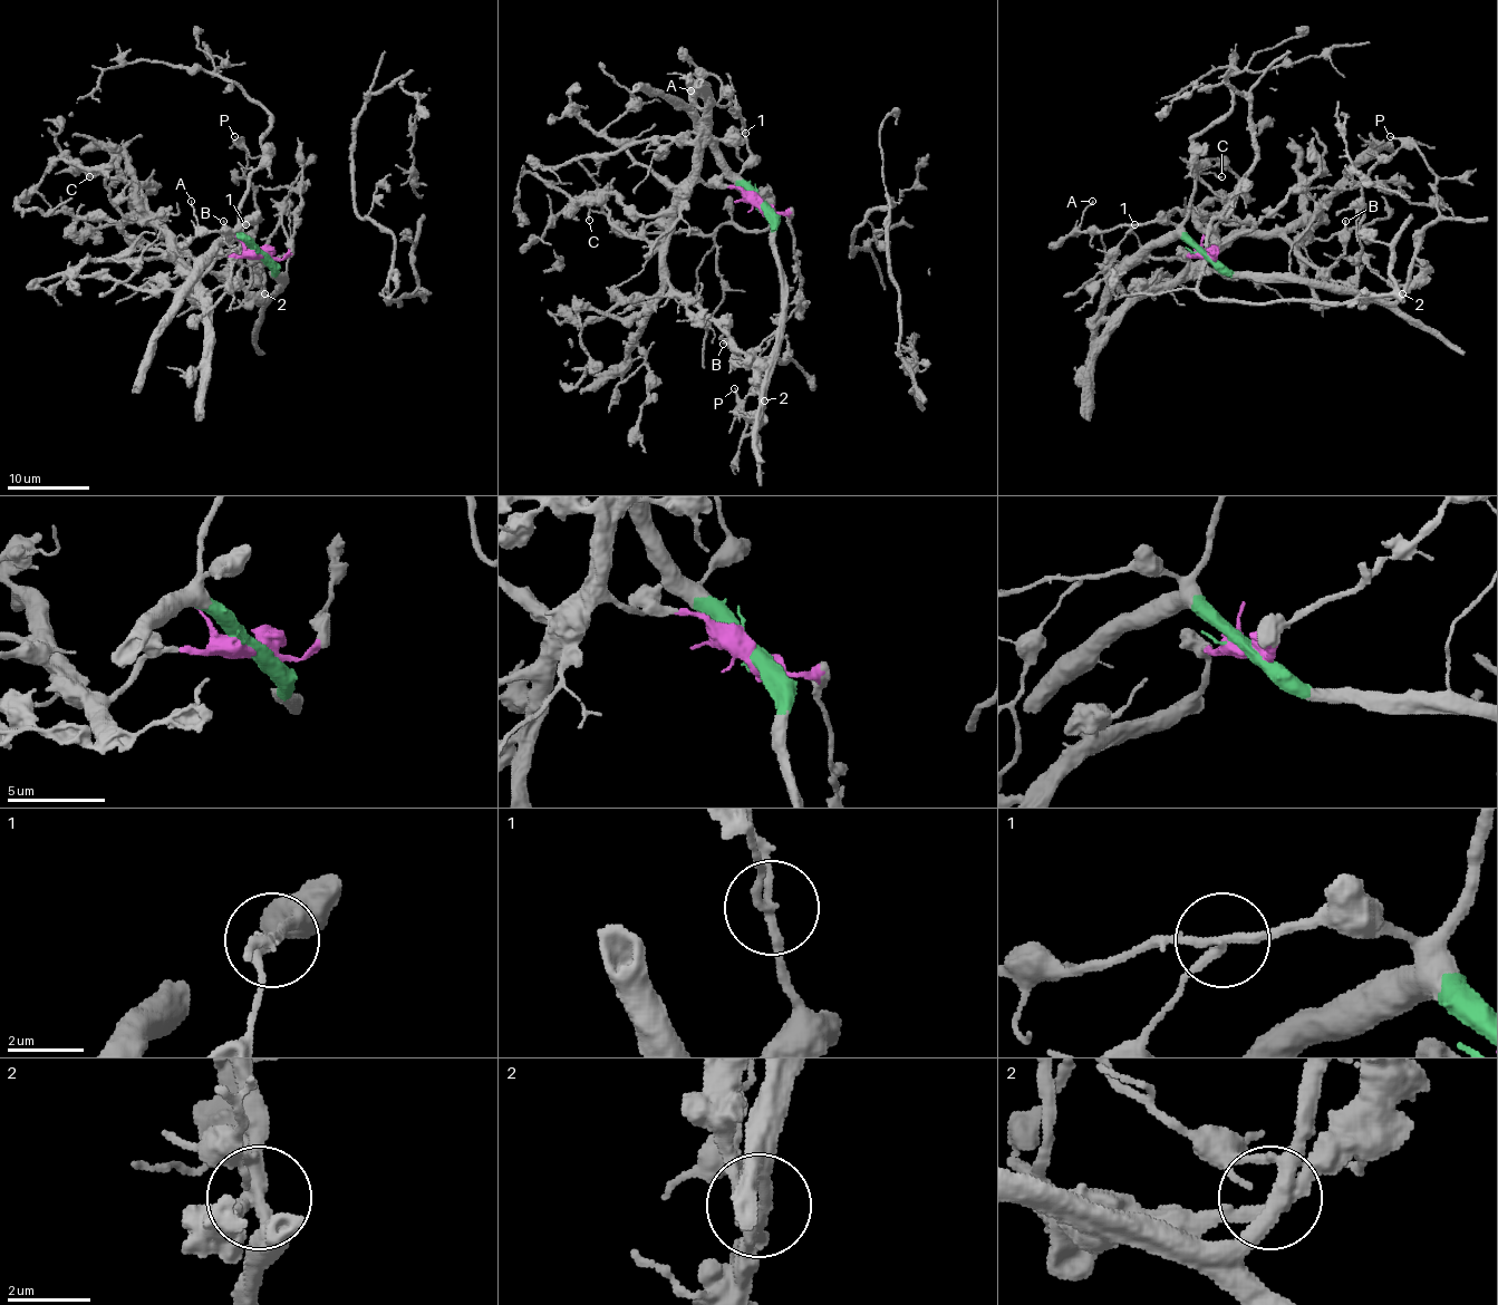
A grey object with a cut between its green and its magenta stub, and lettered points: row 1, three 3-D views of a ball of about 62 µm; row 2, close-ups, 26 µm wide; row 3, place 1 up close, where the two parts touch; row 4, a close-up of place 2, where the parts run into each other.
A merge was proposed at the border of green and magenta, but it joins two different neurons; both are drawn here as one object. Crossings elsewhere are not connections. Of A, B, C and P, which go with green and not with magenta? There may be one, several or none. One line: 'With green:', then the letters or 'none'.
With green: A, P

